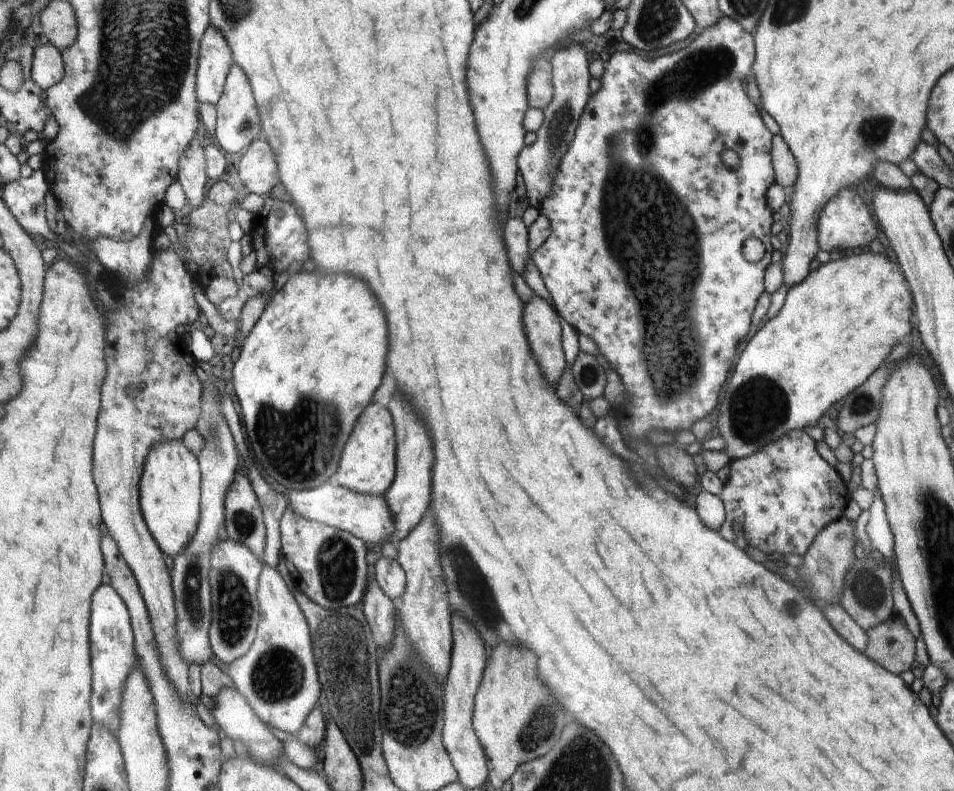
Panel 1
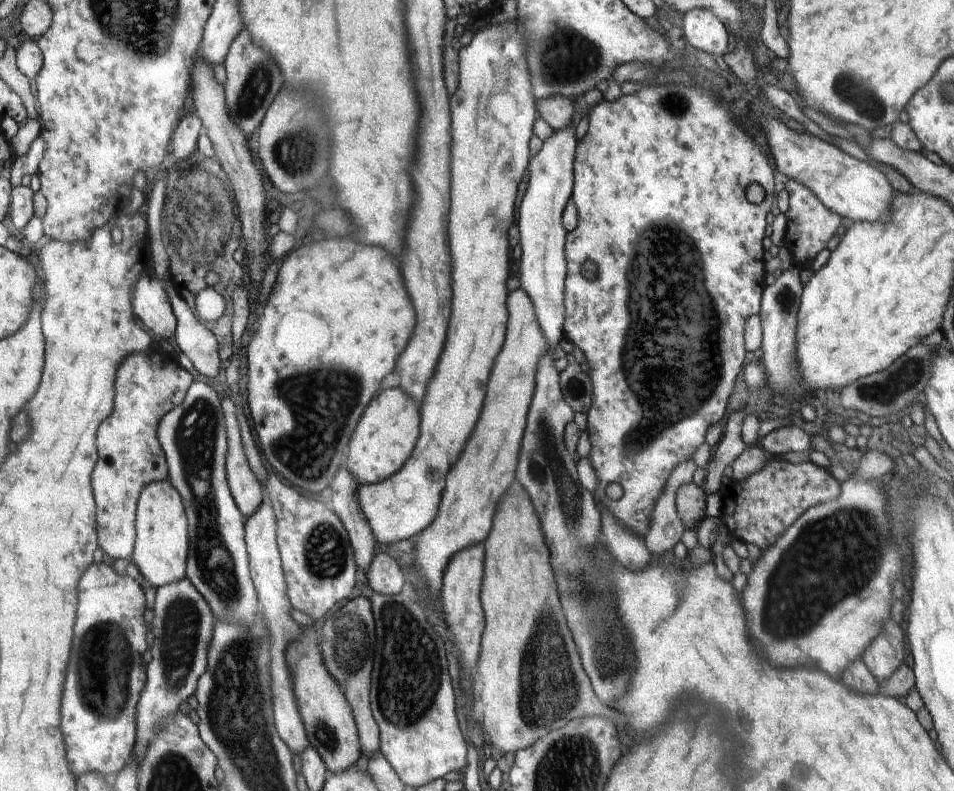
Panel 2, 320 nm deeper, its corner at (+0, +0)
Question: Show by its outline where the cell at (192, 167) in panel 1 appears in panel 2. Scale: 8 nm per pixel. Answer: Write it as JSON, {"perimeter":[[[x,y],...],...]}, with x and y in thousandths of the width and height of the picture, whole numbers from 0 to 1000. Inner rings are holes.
{"perimeter":[[[196,143],[182,171],[182,202],[195,202],[199,195],[209,187],[209,174],[215,164],[213,152],[210,145]]]}

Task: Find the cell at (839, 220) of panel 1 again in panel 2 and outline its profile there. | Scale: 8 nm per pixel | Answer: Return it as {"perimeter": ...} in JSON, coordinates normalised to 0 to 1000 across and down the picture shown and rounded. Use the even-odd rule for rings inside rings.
{"perimeter":[[[828,226],[824,231],[823,239],[827,245],[827,264],[823,268],[822,310],[831,322],[831,334],[843,338],[853,329],[857,319],[866,314],[870,301],[883,292],[883,274],[871,267],[865,258],[862,258],[851,241],[848,241],[842,233],[833,228]]]}

